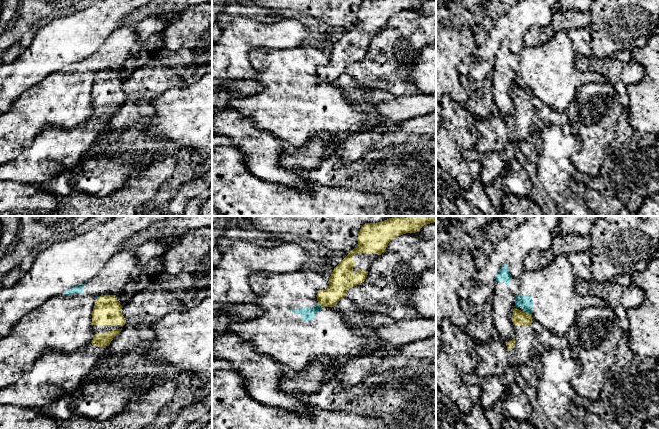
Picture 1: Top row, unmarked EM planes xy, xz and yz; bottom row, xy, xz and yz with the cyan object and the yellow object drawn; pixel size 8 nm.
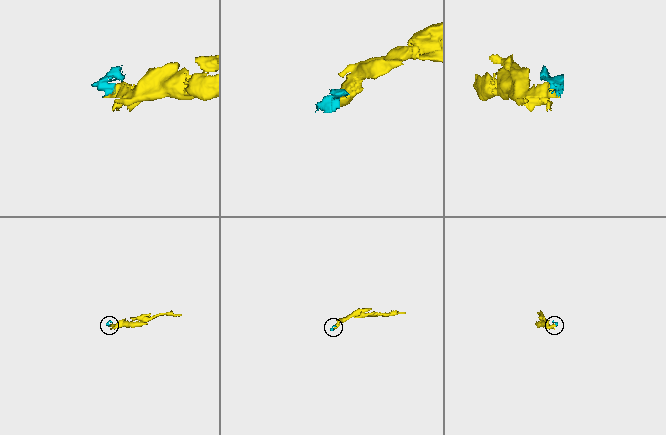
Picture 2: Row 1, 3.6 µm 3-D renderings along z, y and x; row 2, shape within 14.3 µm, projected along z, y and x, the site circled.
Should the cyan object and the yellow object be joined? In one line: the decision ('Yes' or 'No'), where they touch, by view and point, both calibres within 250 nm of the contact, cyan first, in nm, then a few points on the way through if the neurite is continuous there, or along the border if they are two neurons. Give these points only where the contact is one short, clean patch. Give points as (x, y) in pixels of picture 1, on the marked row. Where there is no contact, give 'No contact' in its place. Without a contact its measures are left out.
No. Touches cyan at yz (527, 312). Thickness 110 nm (cyan) against 120 nm. Boundary: yz (523, 310), (531, 315)

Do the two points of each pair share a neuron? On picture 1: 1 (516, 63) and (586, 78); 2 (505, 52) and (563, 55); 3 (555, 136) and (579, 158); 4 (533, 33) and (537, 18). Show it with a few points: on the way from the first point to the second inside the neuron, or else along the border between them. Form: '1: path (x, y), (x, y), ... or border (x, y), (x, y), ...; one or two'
1: path (533, 68), (545, 69), (555, 78), (569, 78); one
2: path (519, 58), (549, 58); one
3: border (570, 131), (580, 143), (571, 158), (577, 169); two
4: border (553, 12), (546, 26), (528, 30), (524, 45); two

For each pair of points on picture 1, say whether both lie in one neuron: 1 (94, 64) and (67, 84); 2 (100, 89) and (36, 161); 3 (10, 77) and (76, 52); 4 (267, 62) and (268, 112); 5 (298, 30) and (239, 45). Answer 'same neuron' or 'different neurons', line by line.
1: same neuron
2: same neuron
3: same neuron
4: same neuron
5: same neuron

